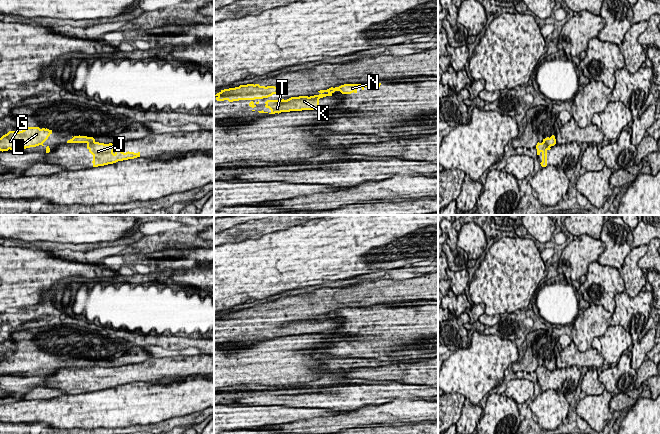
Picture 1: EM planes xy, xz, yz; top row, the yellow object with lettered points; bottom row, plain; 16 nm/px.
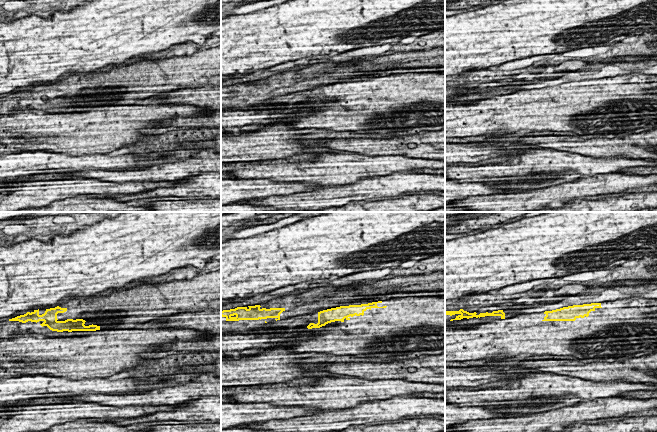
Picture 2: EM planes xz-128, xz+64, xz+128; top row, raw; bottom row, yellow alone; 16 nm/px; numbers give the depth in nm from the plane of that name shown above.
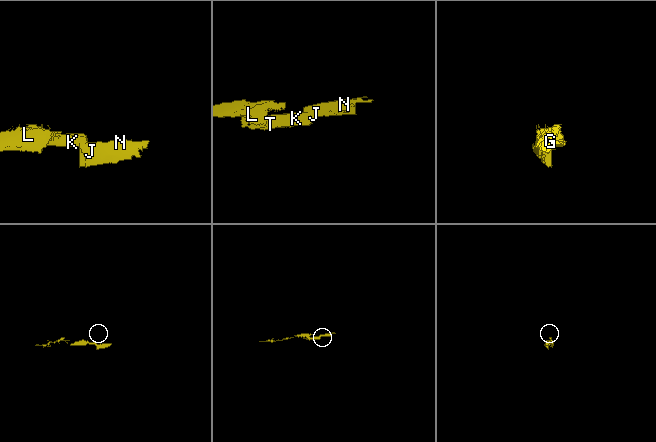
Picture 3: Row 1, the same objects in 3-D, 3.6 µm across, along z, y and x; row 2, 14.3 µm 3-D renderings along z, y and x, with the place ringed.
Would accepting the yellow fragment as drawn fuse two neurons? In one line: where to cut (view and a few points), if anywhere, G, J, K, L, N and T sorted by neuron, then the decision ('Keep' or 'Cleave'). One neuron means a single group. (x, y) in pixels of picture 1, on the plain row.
Split along xz (310, 320), (319, 322). Groups: G K L T / J N. Cleave

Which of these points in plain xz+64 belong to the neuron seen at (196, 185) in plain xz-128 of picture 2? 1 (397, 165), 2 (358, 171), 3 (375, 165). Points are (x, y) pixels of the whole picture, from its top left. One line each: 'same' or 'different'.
1: different
2: different
3: different

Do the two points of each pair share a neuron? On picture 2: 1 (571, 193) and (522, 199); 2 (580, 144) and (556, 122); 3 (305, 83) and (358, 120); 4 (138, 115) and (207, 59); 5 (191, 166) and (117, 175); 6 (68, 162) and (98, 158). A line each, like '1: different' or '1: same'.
1: same
2: different
3: different
4: different
5: same
6: same

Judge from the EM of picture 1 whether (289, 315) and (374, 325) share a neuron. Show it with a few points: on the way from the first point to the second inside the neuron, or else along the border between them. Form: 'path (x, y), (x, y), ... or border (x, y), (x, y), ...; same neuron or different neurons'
border (340, 324), (337, 328), (327, 331); different neurons

